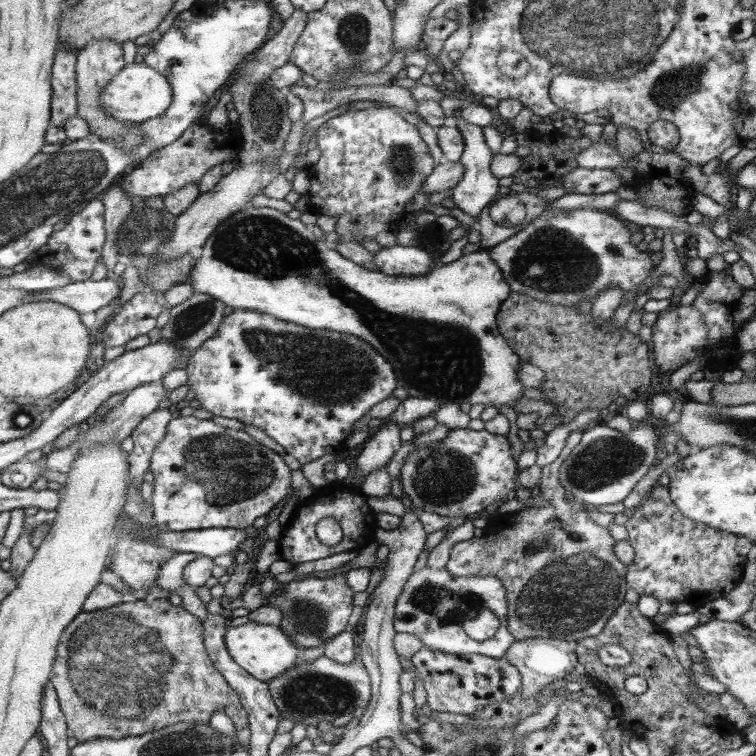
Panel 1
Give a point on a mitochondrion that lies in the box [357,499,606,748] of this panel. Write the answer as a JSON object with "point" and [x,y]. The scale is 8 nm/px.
{"point":[444,607]}

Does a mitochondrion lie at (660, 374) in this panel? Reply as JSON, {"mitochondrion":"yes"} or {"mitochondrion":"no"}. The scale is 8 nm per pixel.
{"mitochondrion":"no"}

